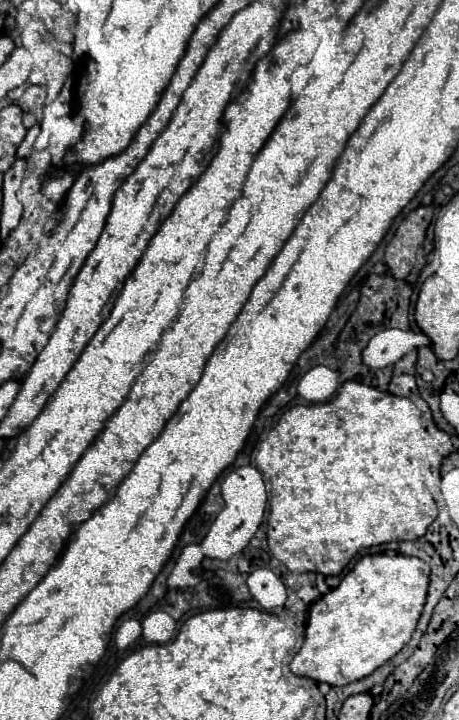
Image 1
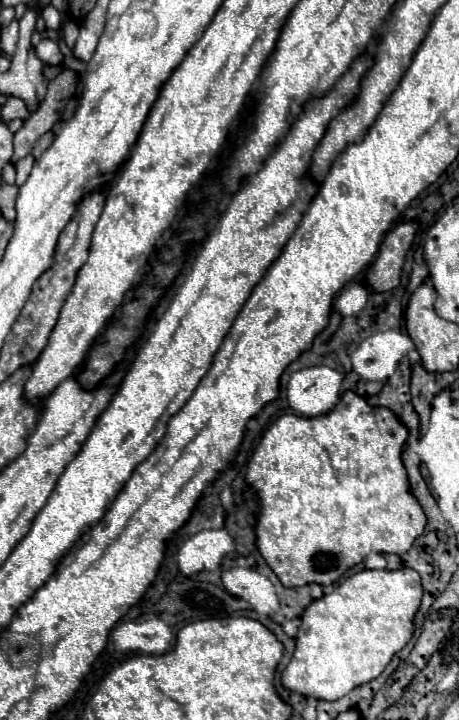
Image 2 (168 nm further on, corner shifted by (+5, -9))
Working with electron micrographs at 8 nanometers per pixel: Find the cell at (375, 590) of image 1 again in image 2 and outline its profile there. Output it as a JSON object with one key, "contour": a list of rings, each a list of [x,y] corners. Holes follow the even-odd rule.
{"contour":[[[362,570],[348,580],[344,580],[330,594],[320,600],[312,600],[302,618],[296,634],[296,648],[292,662],[282,672],[282,686],[304,698],[316,698],[324,702],[334,702],[356,686],[362,686],[382,674],[390,664],[392,656],[402,650],[414,632],[414,614],[418,612],[422,600],[420,576],[410,570]]]}

